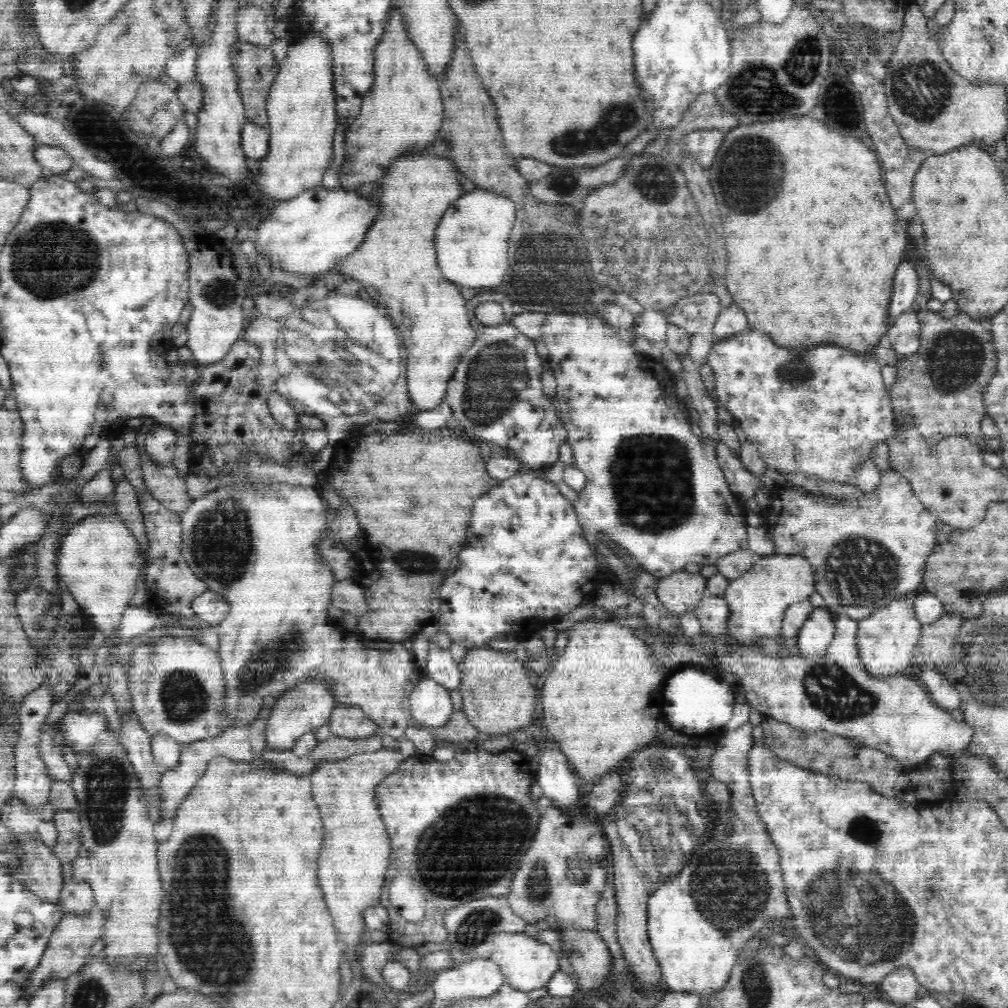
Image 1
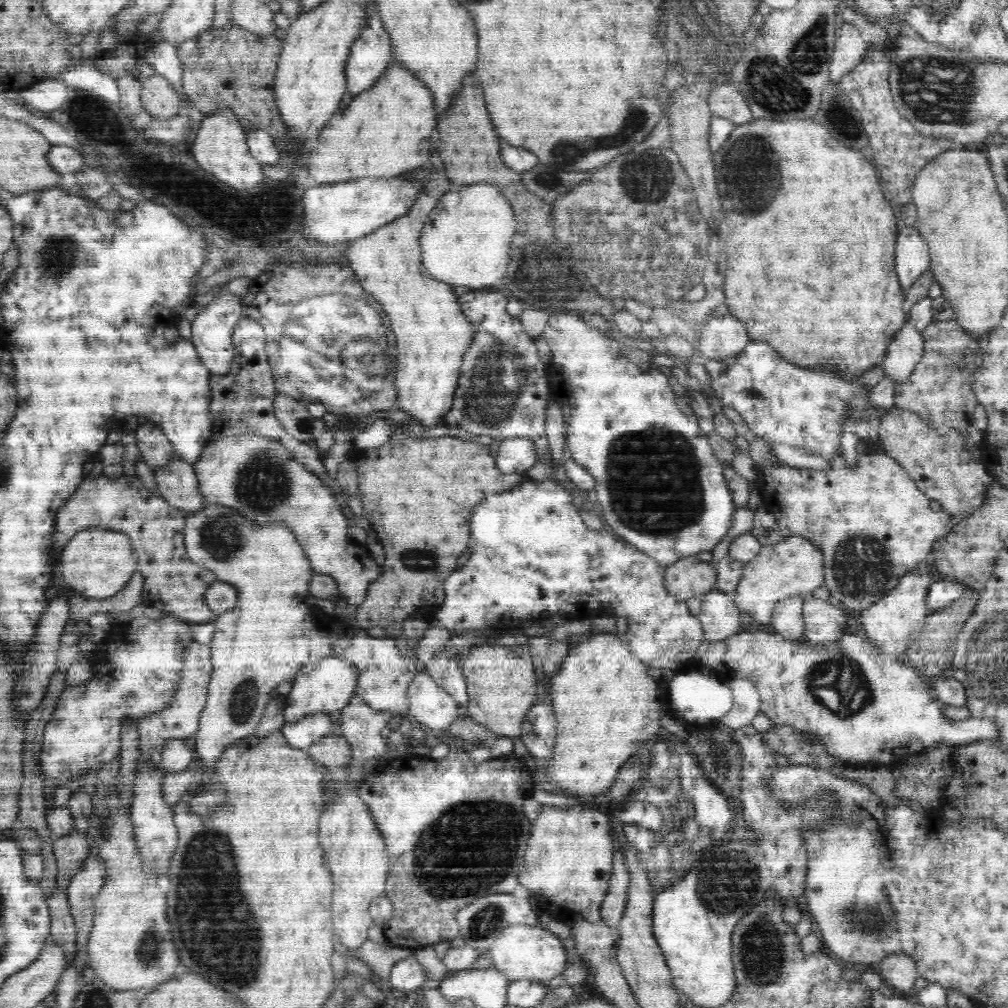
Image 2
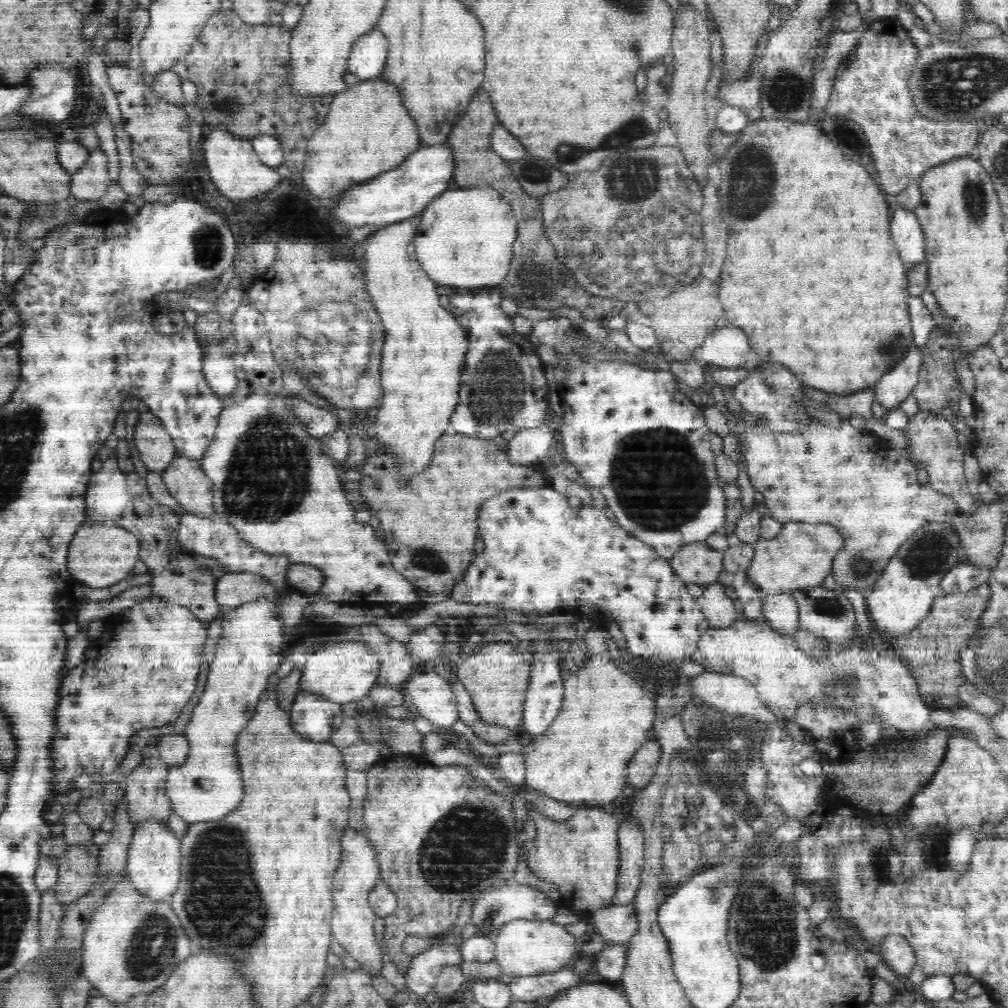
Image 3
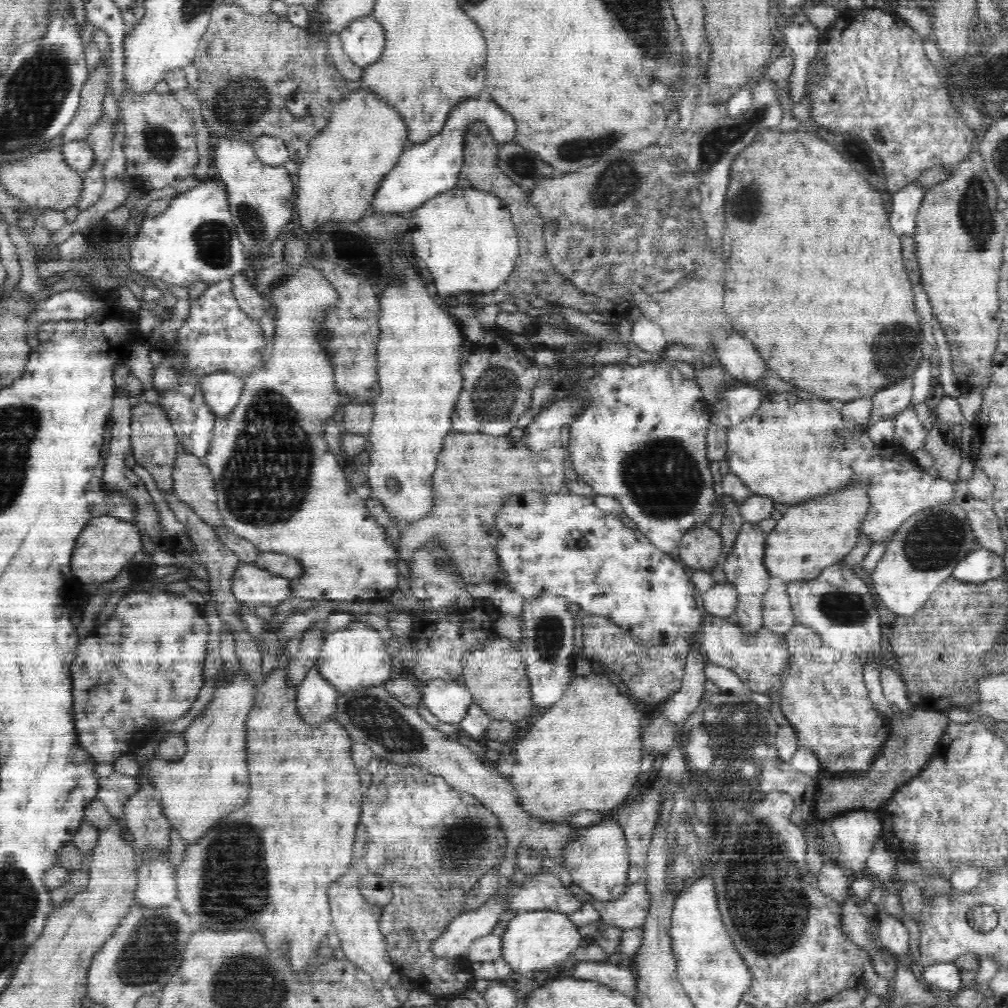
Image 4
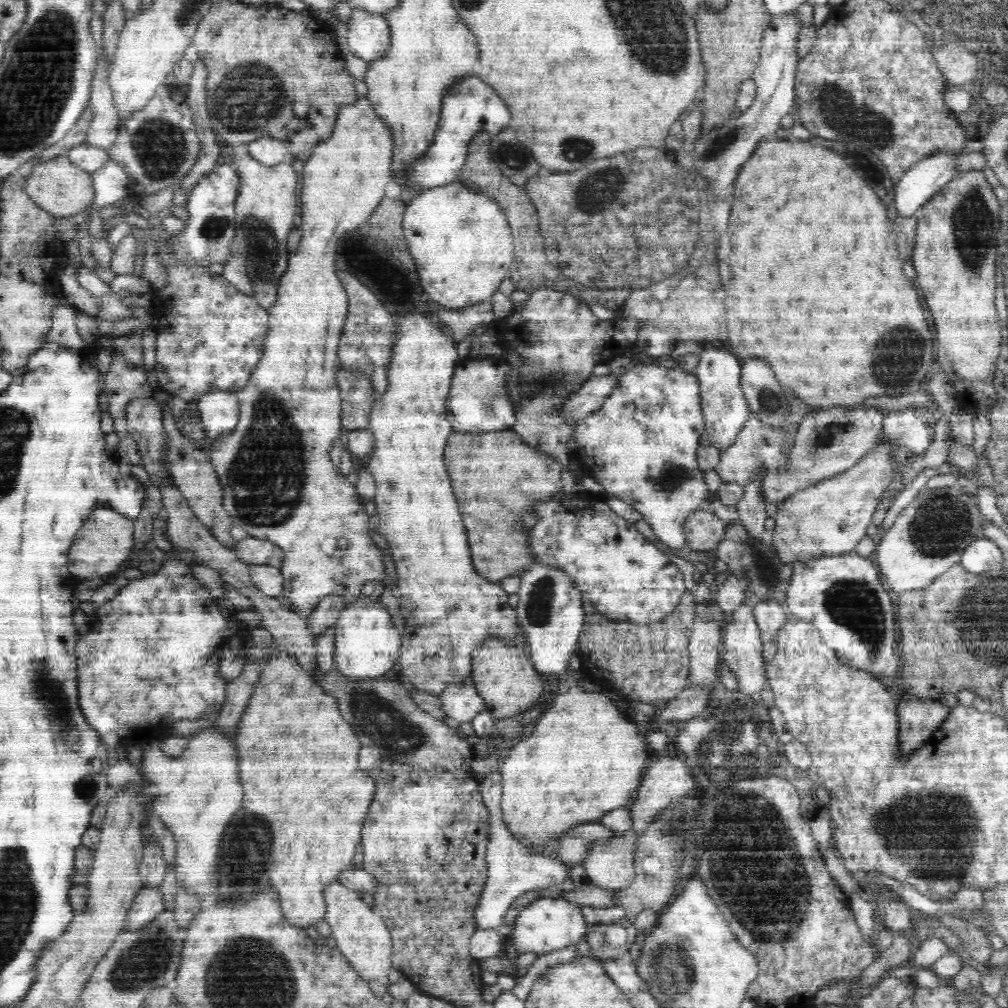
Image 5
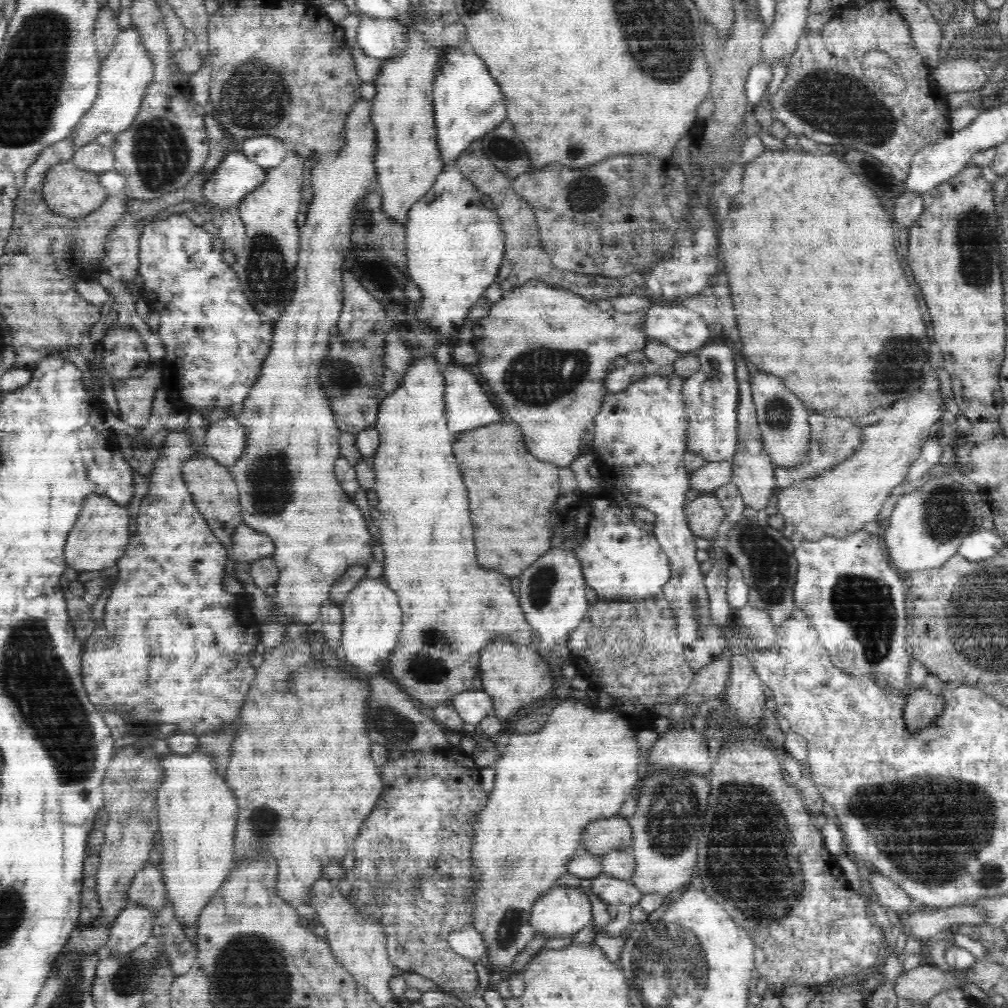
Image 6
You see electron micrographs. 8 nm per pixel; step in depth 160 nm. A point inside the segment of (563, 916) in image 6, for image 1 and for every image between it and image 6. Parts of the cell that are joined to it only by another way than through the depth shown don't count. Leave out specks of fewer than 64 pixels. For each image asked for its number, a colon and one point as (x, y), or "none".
1: (526, 963)
2: (521, 952)
3: (523, 947)
4: (538, 940)
5: (547, 924)

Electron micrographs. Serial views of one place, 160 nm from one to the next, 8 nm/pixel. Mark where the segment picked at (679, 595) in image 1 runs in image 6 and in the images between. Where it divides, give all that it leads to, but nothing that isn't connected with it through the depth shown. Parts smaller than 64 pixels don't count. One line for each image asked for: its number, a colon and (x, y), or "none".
2: (688, 577)
3: (696, 563)
4: (701, 549)
5: (703, 529)
6: (704, 515)

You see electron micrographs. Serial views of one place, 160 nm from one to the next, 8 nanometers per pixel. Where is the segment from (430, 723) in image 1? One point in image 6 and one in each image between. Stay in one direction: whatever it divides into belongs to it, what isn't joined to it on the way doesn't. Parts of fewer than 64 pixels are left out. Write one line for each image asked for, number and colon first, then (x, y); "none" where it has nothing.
2: (429, 703)
3: (433, 697)
4: (448, 701)
5: (462, 702)
6: (473, 706)

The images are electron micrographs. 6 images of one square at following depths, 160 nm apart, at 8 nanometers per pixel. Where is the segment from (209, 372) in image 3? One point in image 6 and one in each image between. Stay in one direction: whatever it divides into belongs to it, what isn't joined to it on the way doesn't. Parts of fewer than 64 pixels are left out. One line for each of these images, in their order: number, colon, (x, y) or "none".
4: (221, 392)
5: (219, 412)
6: (224, 441)

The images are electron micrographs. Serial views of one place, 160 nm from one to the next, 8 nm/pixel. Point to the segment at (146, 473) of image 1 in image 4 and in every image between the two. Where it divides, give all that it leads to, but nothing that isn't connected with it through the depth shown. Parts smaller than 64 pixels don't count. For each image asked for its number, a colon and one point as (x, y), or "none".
2: (177, 482)
3: (185, 479)
4: (193, 483)

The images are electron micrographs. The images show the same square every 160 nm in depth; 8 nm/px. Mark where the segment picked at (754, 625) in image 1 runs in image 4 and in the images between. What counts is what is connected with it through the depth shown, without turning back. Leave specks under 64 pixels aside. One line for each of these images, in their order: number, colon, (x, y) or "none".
2: (794, 567)
3: (802, 555)
4: (823, 530)

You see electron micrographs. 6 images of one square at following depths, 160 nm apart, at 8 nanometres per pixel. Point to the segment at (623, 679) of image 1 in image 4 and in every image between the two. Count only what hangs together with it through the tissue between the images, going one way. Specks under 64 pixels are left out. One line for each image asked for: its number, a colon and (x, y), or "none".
2: (607, 706)
3: (584, 755)
4: (584, 754)

